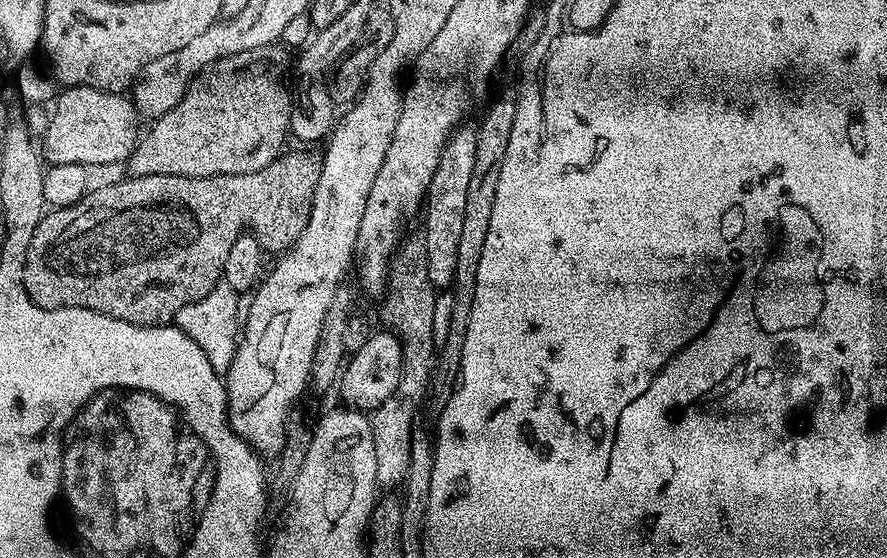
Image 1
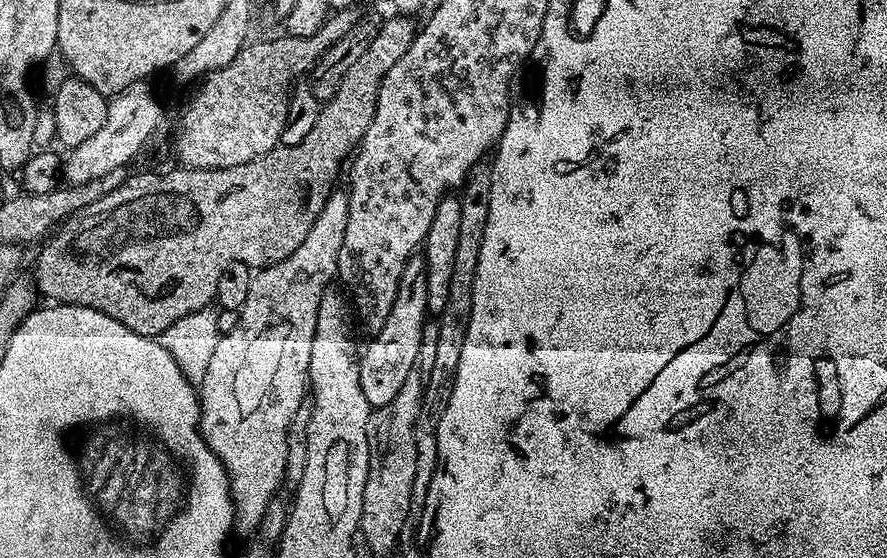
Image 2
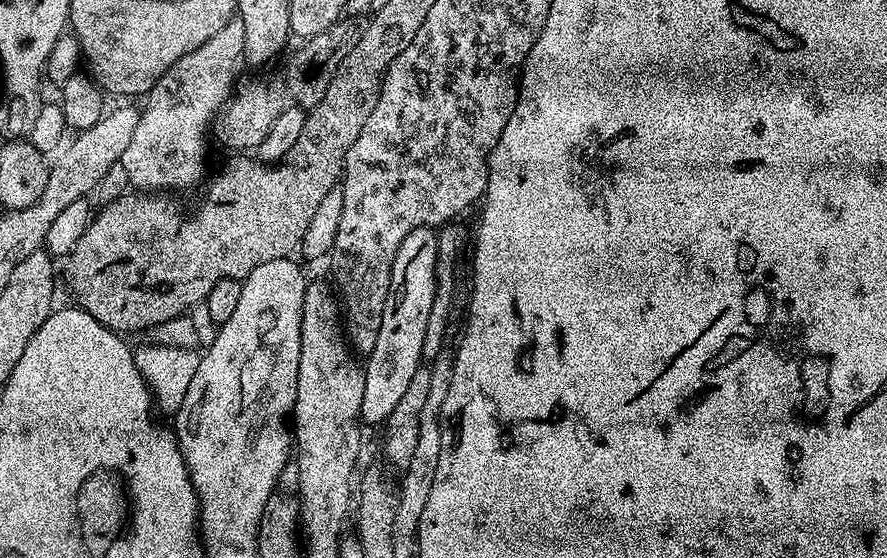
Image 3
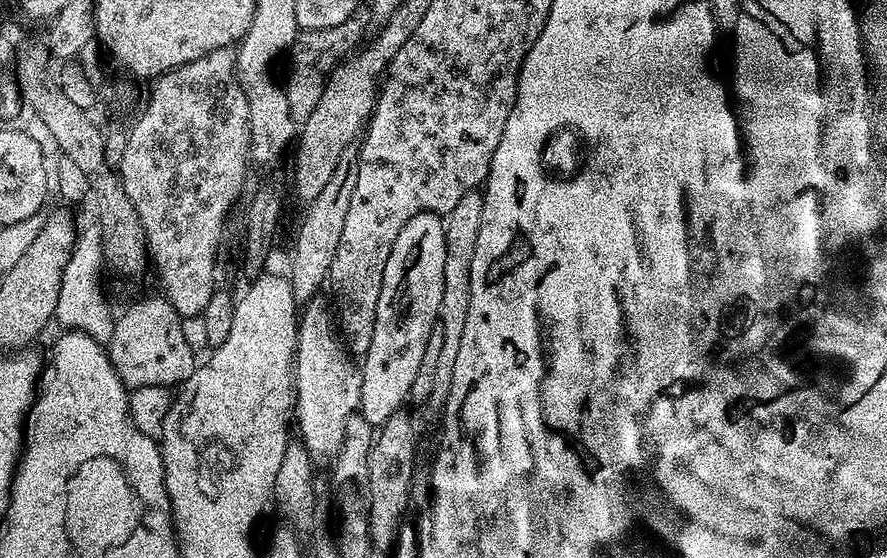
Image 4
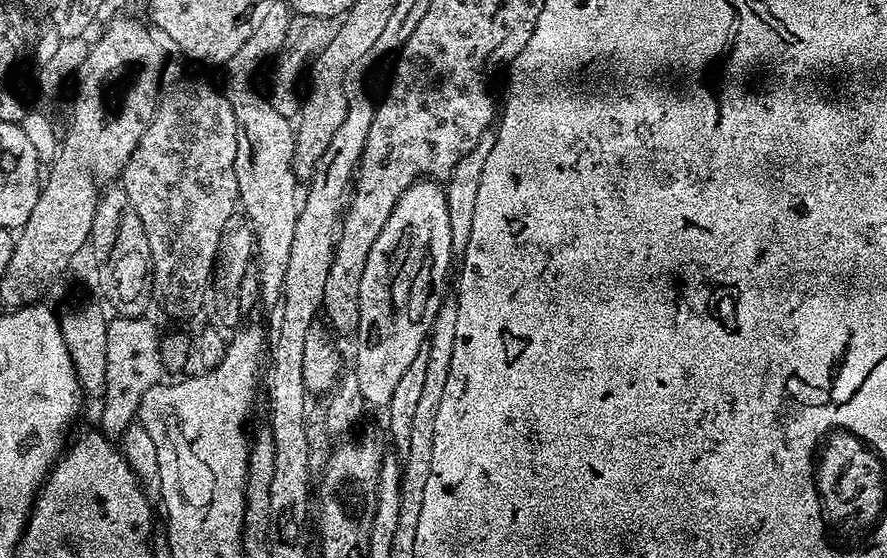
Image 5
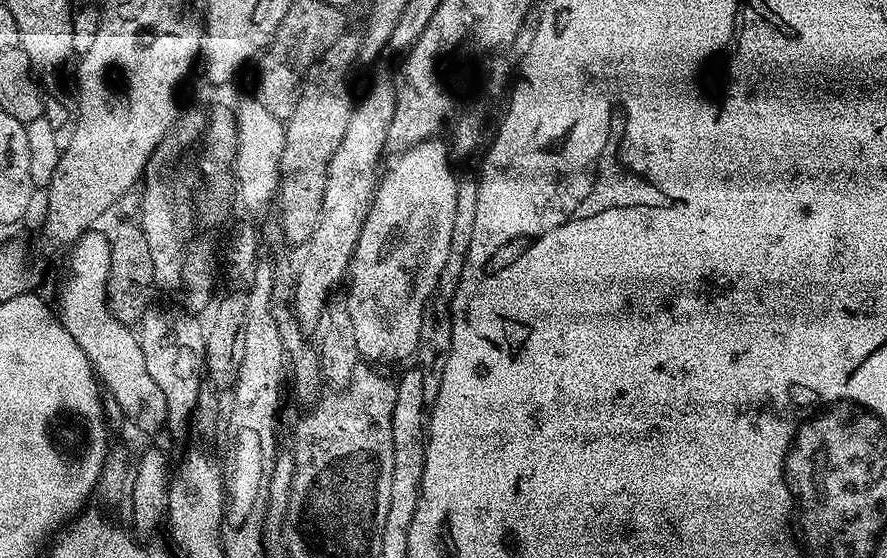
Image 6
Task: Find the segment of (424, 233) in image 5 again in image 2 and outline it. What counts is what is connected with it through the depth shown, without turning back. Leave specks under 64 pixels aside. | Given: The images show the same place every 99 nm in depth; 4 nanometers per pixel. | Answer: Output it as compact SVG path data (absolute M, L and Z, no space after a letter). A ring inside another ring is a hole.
M413 254L402 270L402 278L398 286L398 294L394 298L394 306L390 310L390 318L386 318L386 326L378 330L369 340L368 349L363 349L360 356L360 381L362 394L366 394L366 402L373 408L386 406L398 390L402 390L402 382L413 375L419 358L419 344L422 342L423 324L429 315L426 302L426 278L424 277L423 255Z

